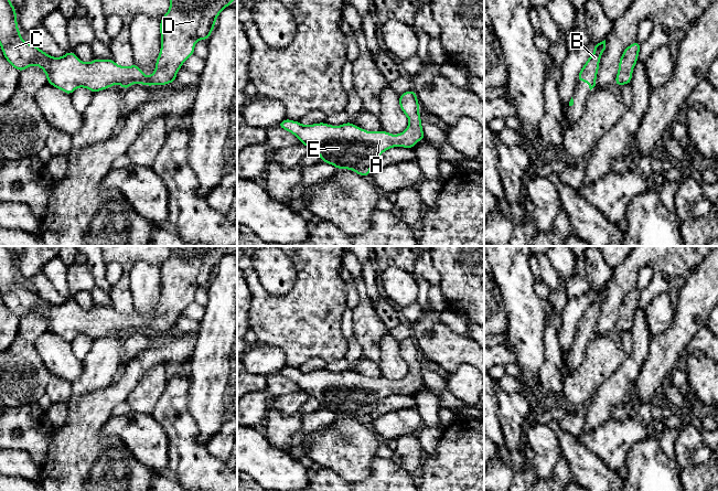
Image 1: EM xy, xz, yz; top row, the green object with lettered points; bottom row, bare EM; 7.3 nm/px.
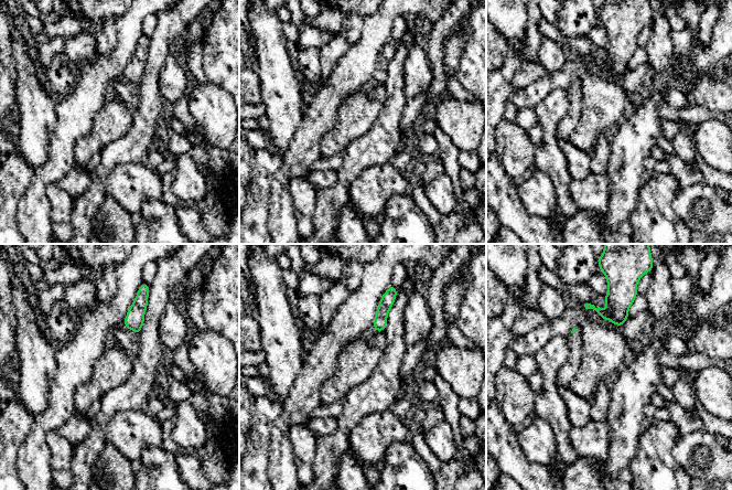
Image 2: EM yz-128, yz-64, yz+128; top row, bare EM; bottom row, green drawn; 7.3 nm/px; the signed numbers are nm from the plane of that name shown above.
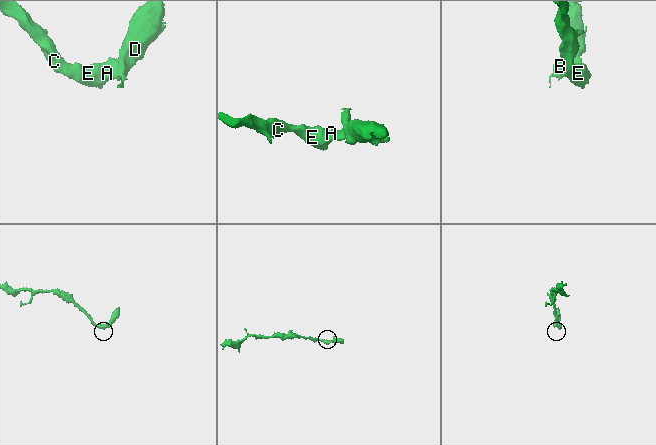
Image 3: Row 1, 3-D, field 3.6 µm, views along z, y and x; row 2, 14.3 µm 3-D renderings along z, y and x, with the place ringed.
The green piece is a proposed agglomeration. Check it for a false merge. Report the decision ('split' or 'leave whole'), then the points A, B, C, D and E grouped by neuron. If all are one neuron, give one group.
leave whole; groups A B C D E

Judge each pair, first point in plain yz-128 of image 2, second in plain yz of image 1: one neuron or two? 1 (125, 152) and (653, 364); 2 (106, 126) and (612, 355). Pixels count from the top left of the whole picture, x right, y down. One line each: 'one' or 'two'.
1: two
2: one

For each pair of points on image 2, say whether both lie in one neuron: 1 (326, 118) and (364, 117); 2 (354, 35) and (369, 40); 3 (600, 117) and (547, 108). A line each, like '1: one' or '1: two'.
1: two
2: two
3: two

